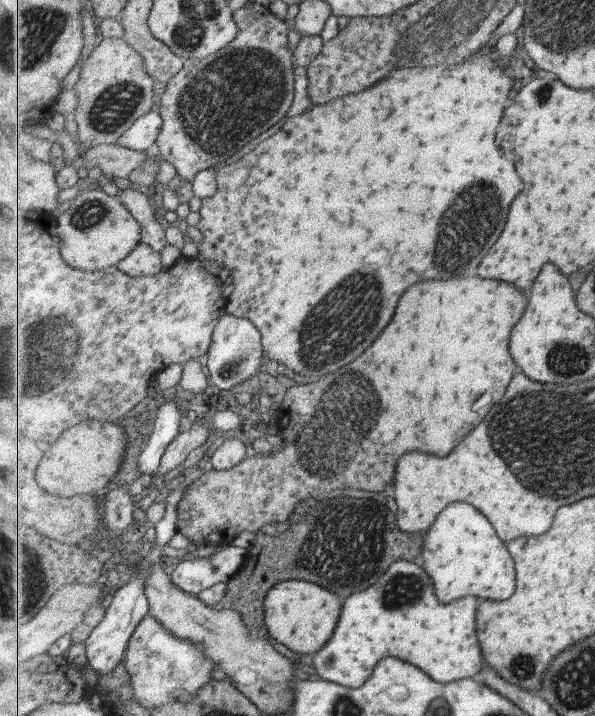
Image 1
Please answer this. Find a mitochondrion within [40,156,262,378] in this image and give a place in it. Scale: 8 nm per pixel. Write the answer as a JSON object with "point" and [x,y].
{"point":[91,215]}

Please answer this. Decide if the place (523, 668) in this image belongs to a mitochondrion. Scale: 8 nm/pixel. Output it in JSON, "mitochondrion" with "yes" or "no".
{"mitochondrion":"yes"}

